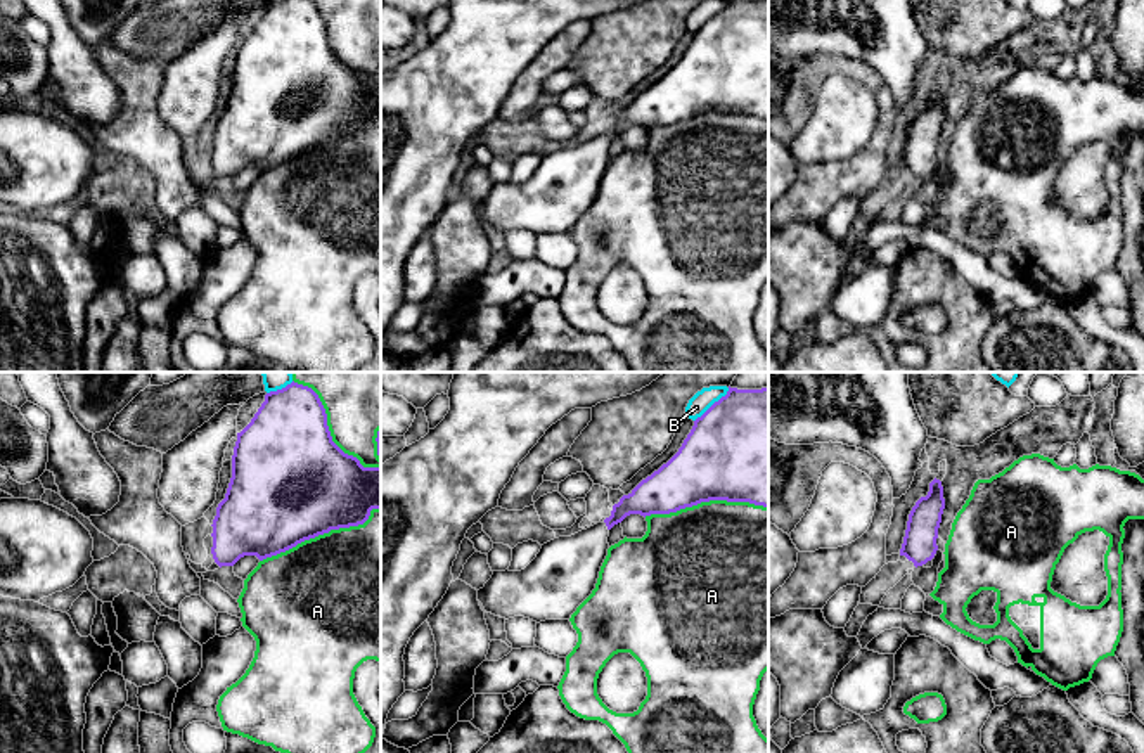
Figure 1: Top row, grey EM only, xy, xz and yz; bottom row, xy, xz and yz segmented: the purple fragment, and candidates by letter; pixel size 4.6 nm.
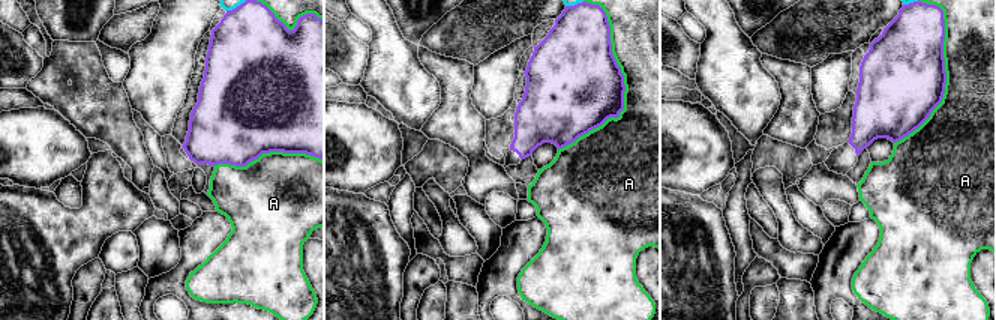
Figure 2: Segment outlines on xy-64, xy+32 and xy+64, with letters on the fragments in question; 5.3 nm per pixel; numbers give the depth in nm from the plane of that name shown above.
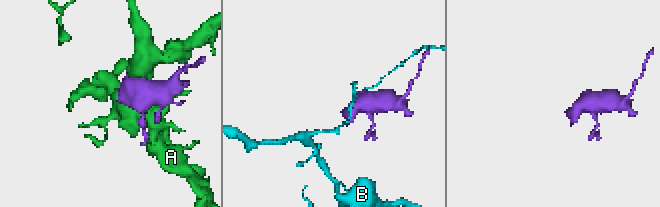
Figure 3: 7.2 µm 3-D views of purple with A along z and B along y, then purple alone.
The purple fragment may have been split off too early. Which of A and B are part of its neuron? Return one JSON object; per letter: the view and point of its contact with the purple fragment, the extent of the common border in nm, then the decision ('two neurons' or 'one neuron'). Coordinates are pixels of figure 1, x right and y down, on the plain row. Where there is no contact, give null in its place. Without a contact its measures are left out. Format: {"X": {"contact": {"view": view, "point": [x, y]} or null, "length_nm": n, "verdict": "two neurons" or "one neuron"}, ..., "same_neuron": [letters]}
{"A": {"contact": {"view": "xy", "point": [321, 146]}, "length_nm": 600, "verdict": "two neurons"}, "B": {"contact": {"view": "xz", "point": [713, 16]}, "length_nm": 220, "verdict": "two neurons"}, "same_neuron": []}

